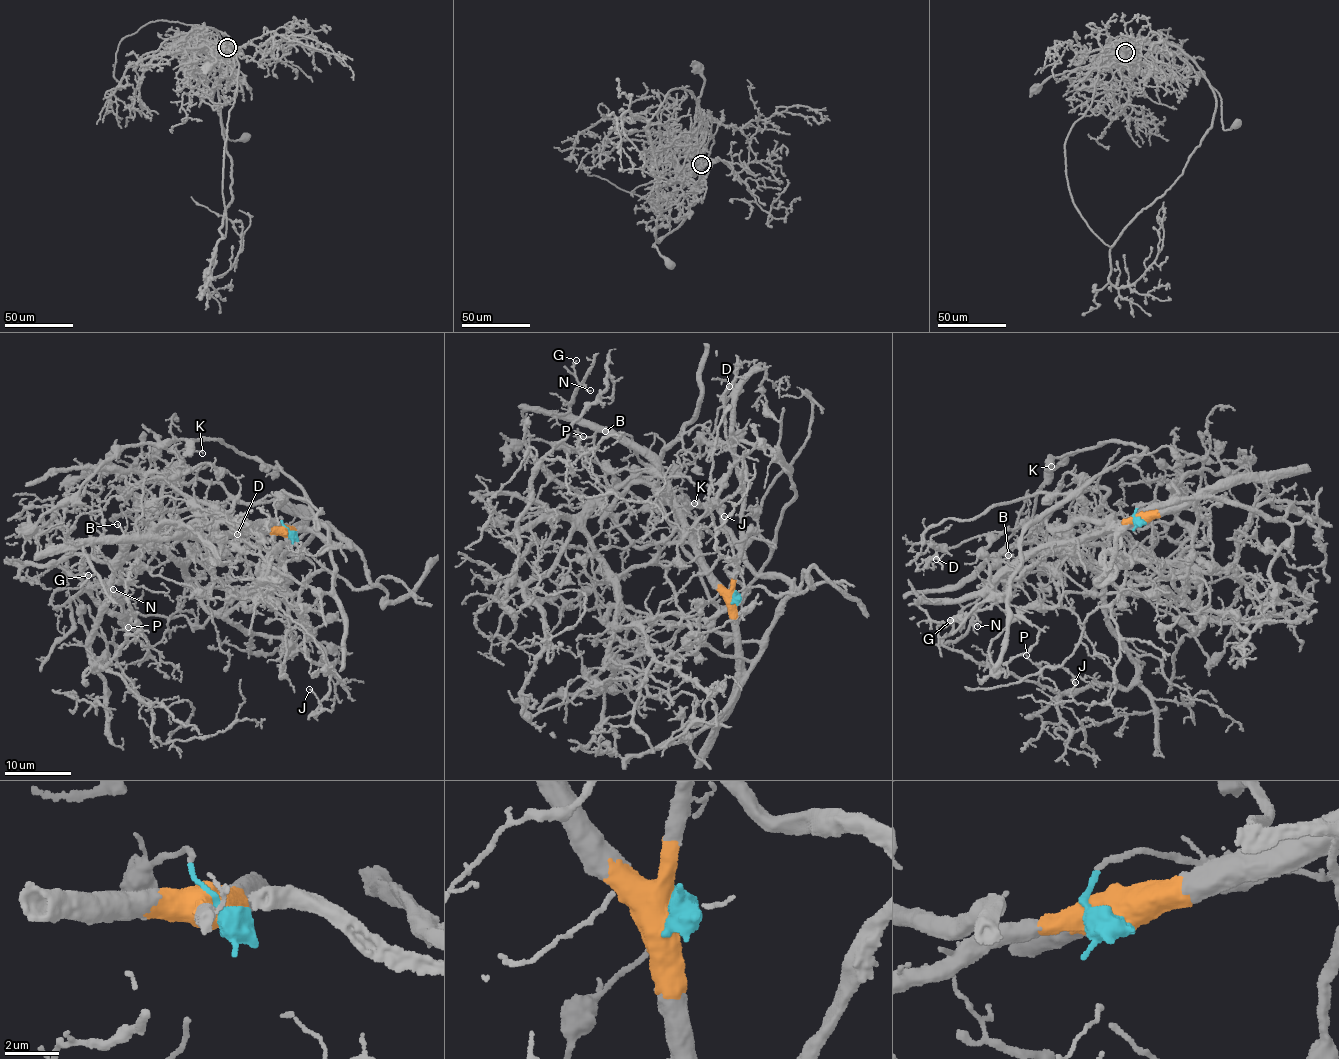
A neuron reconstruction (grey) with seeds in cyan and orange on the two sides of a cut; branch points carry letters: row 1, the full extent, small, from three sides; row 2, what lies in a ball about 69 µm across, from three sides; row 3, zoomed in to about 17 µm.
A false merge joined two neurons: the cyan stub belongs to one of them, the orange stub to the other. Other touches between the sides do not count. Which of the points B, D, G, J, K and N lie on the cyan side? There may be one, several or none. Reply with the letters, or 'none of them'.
J

